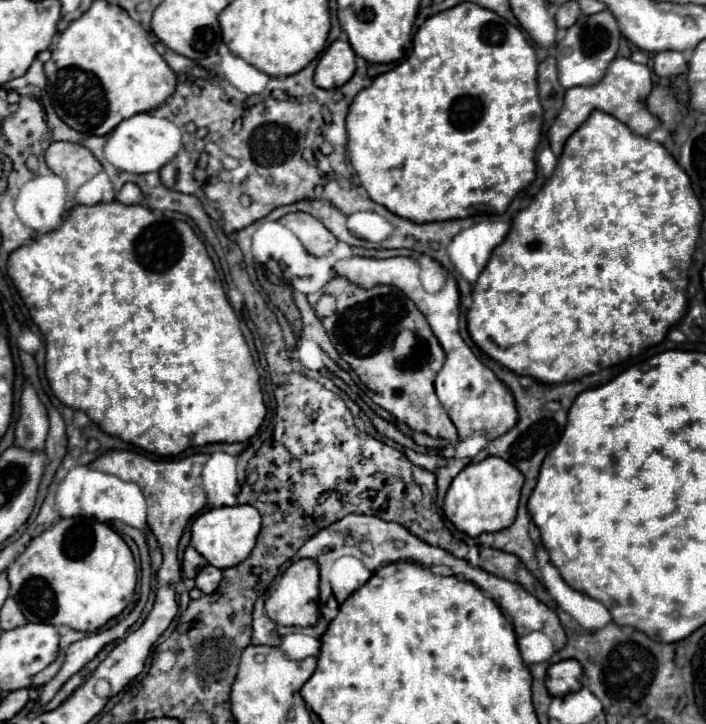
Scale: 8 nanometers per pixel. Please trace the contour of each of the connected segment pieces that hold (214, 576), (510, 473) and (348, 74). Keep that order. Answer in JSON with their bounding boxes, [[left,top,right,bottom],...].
[[195,565,223,593],[443,457,523,537],[315,39,355,89]]

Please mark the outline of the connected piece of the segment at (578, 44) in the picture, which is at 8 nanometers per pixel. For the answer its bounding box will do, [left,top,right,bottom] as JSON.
[553,11,619,89]

